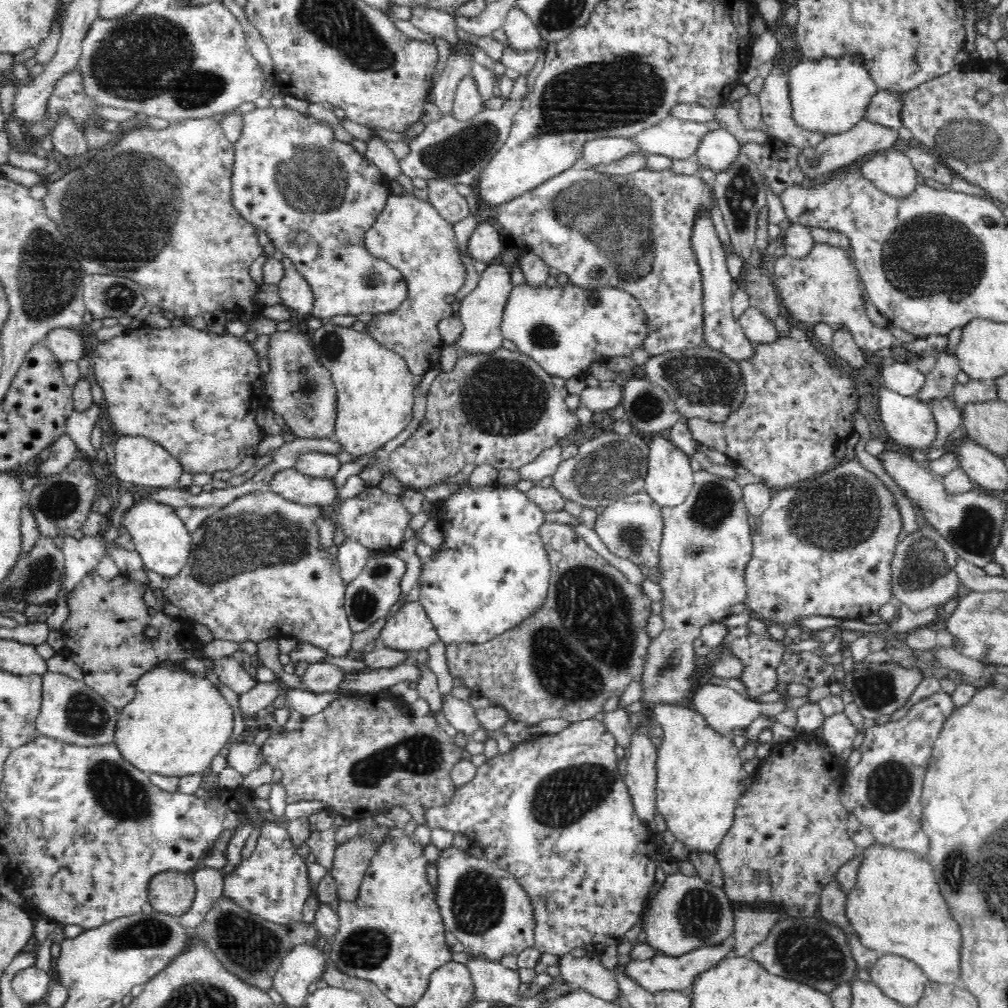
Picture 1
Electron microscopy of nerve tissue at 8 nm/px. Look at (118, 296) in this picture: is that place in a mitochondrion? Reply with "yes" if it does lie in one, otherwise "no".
yes

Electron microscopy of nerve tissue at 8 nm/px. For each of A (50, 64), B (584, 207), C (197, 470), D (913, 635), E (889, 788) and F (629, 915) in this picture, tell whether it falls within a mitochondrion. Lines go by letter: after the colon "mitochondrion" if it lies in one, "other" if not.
A: other
B: mitochondrion
C: other
D: other
E: mitochondrion
F: other

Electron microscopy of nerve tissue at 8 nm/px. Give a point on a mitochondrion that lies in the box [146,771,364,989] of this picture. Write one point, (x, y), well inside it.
(249, 948)

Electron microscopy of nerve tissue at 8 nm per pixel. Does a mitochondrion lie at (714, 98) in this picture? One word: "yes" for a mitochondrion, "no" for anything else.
no

